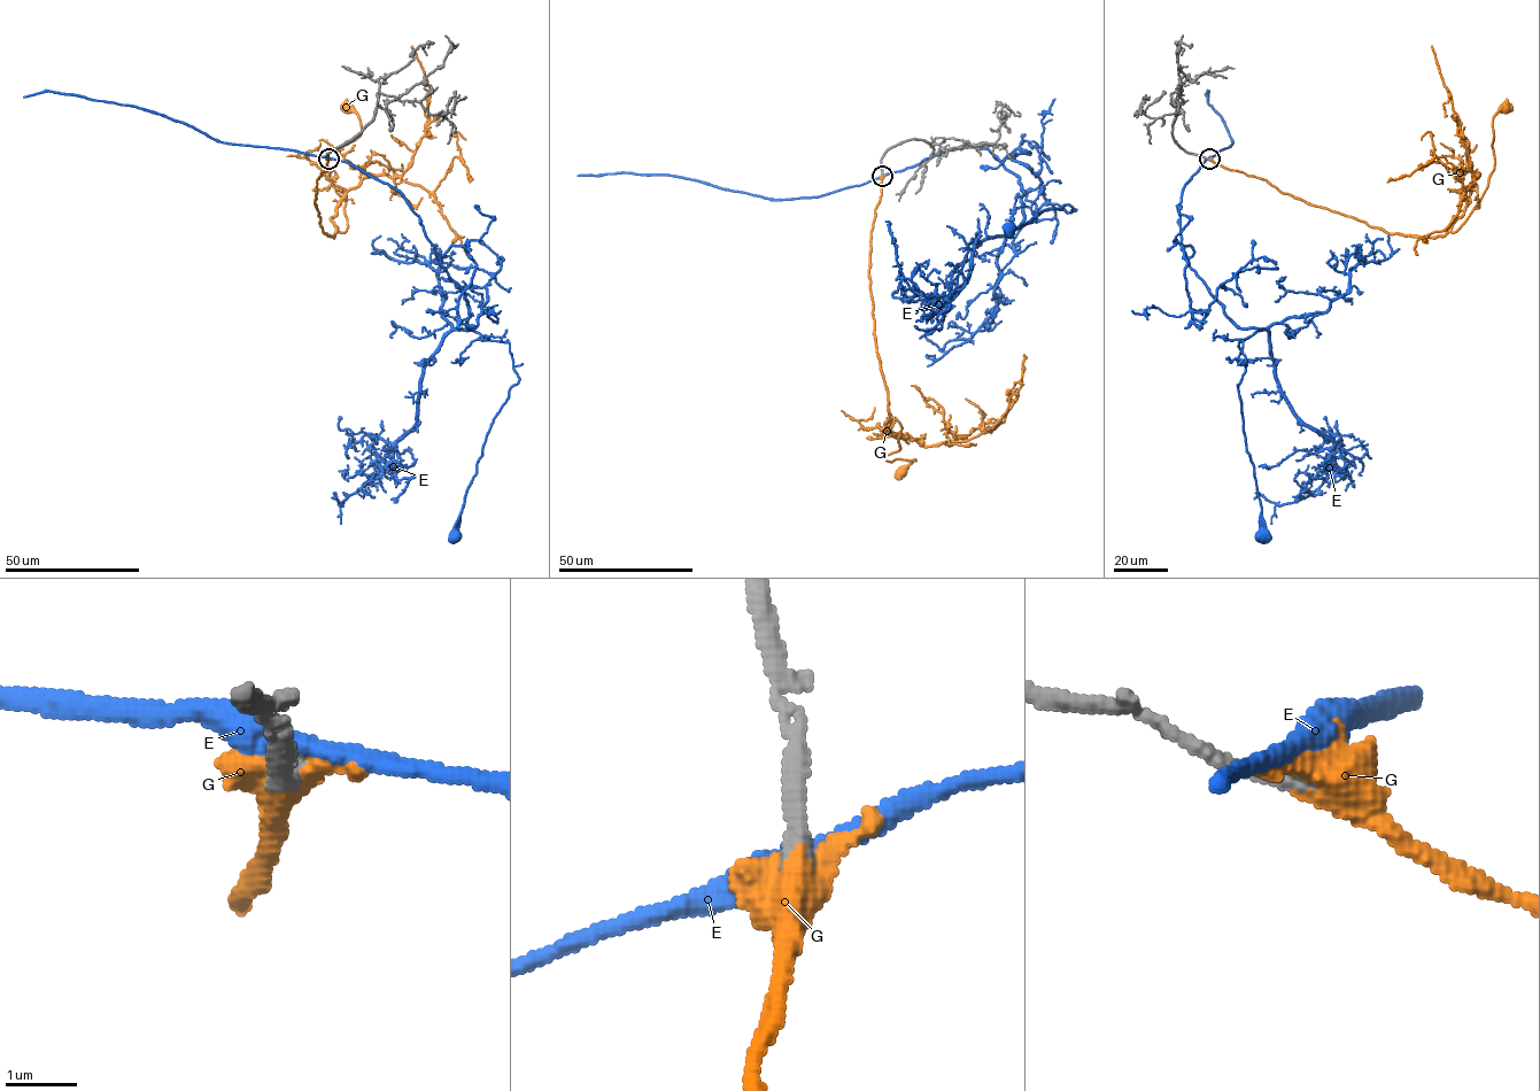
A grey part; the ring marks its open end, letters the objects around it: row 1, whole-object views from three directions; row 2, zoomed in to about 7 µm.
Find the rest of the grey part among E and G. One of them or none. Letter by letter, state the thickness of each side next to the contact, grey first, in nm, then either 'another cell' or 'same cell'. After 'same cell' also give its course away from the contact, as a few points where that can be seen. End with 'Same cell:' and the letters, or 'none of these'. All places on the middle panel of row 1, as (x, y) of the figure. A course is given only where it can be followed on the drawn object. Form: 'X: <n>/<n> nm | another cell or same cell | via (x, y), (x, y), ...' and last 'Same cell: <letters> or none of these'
E: 340/400 nm | another cell
G: 340/380 nm | same cell | via (882, 176), (871, 232), (868, 276), (888, 411), (902, 426), (900, 449), (883, 457), (915, 459), (900, 472)
Same cell: G

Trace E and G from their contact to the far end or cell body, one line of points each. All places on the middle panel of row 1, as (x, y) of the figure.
E: (882, 176), (968, 145), (987, 148), (1019, 178), (1023, 223), (1049, 208), (1073, 208), (1042, 210), (1008, 227)
G: (882, 176), (871, 232), (868, 276), (888, 411), (902, 426), (900, 449), (883, 457), (915, 459), (900, 472)

